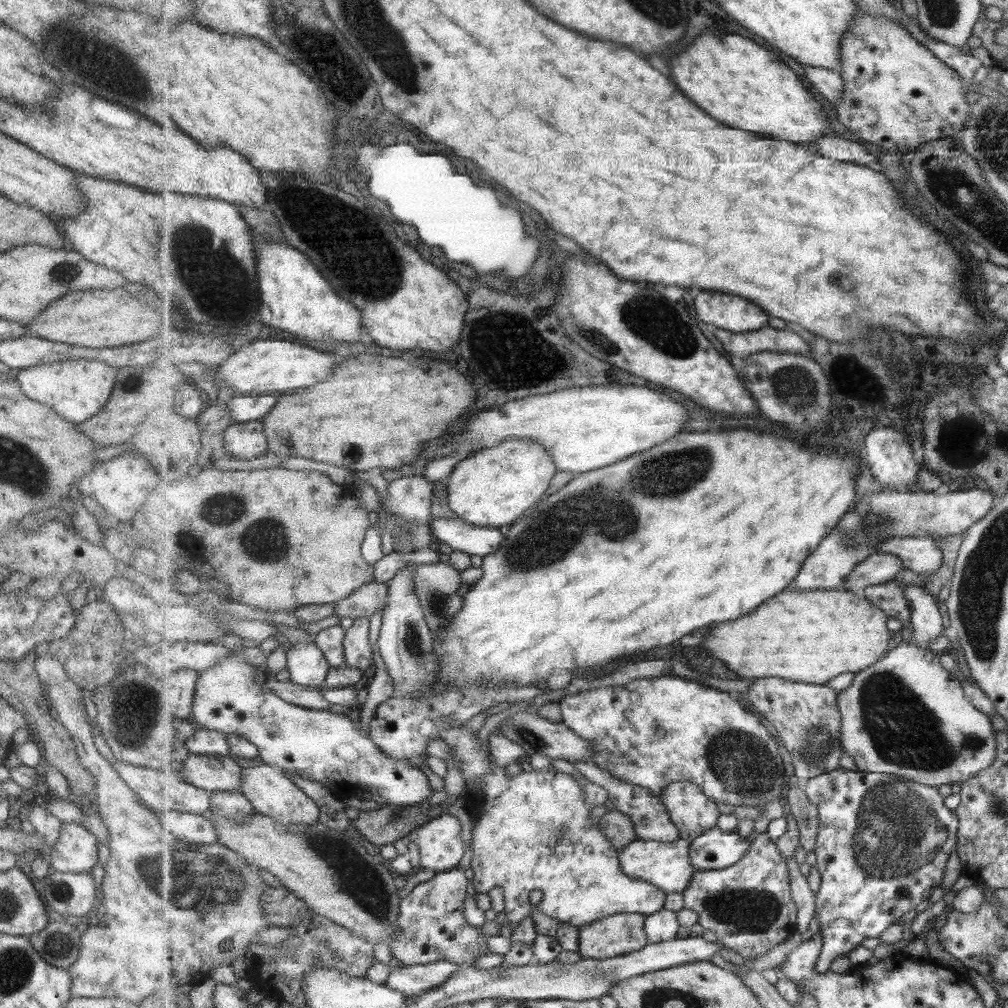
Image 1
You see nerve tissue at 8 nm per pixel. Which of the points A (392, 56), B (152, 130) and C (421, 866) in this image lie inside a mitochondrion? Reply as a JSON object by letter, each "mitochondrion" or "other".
{"A":"mitochondrion","B":"other","C":"other"}

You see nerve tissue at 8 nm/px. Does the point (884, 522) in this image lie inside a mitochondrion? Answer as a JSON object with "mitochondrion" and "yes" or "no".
{"mitochondrion":"yes"}

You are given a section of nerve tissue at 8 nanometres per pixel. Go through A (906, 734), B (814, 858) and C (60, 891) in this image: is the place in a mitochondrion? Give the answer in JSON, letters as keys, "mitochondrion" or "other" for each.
{"A":"mitochondrion","B":"other","C":"mitochondrion"}

